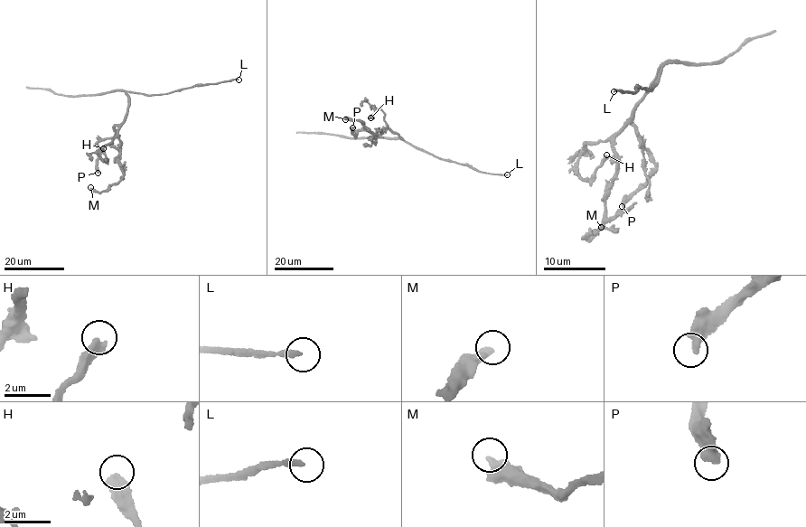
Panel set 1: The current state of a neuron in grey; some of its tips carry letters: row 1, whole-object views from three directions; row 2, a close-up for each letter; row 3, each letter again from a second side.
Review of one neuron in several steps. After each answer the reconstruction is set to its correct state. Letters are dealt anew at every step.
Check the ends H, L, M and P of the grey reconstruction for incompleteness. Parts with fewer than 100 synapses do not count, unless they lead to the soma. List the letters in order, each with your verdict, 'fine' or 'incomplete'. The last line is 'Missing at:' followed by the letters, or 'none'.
H: fine
L: incomplete
M: fine
P: fine
Missing at: L

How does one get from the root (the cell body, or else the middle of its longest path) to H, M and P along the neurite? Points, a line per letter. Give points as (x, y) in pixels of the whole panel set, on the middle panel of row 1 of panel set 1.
H: (401, 138), (389, 127), (384, 119), (384, 112), (373, 107), (374, 112), (370, 117)
M: (401, 138), (387, 126), (375, 134), (359, 121), (345, 119)
P: (401, 138), (386, 128), (378, 135), (359, 131), (354, 136), (352, 127)

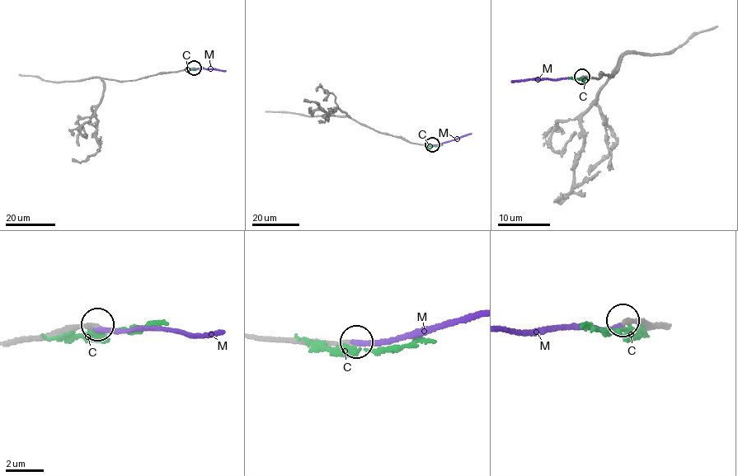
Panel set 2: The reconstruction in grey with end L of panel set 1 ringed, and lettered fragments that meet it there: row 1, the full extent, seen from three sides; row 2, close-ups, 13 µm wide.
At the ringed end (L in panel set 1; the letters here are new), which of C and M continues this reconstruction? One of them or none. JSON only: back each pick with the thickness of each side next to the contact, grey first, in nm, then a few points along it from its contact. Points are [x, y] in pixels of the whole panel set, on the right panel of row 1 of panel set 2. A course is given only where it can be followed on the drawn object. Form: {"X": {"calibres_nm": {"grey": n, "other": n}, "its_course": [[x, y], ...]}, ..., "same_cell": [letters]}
{"same_cell": []}

